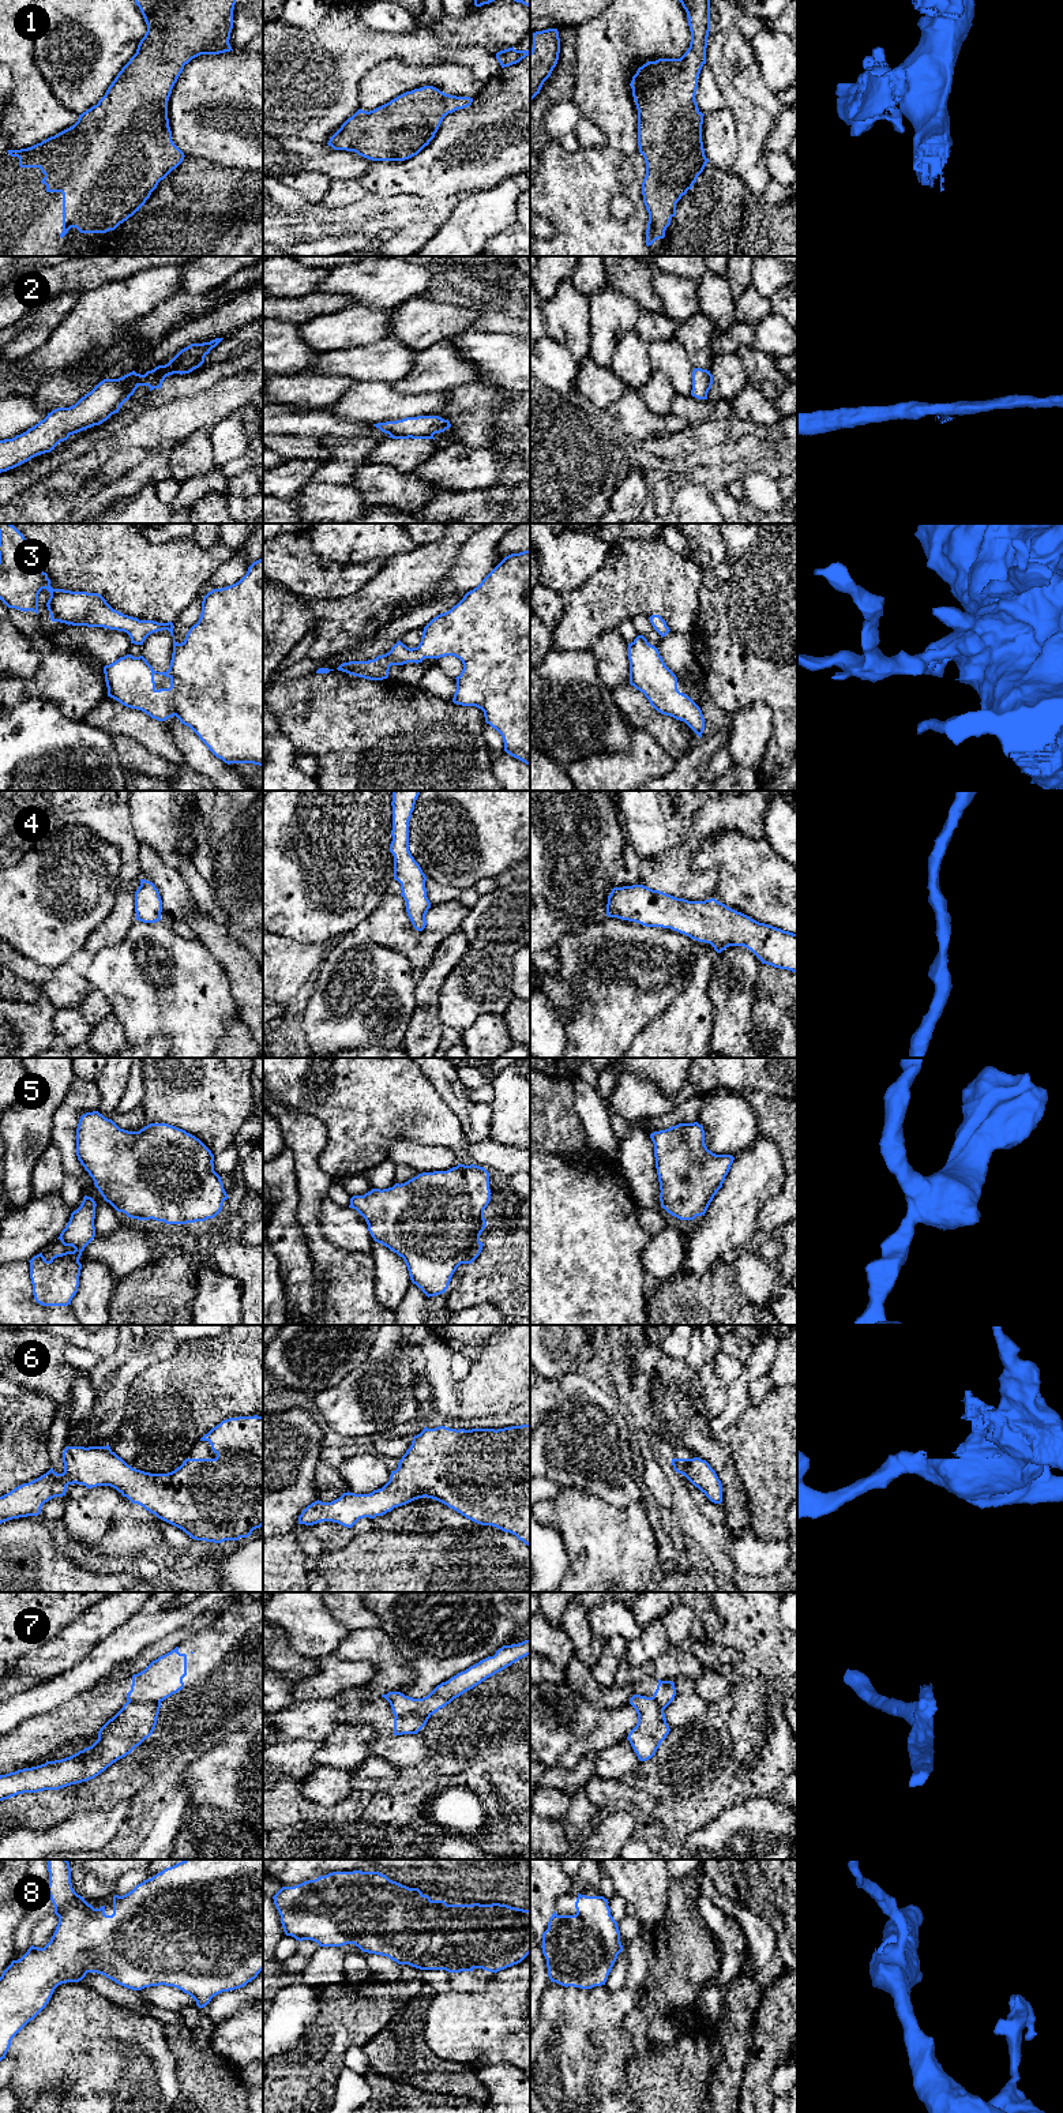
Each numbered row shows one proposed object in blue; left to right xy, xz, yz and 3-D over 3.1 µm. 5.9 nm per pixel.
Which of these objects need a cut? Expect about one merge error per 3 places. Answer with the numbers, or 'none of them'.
2, 7

